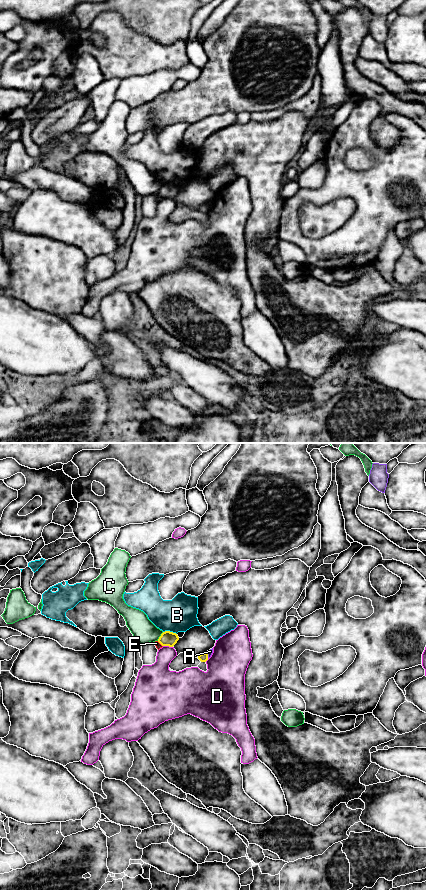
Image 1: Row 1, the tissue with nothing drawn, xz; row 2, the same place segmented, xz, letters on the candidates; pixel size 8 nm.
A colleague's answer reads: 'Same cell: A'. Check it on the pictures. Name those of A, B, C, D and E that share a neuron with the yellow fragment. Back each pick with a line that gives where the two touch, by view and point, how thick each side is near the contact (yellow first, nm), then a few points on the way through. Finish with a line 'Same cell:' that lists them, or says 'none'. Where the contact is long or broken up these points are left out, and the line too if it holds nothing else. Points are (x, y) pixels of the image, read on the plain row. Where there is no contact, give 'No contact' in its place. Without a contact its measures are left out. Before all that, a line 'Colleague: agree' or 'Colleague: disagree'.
Colleague: disagree
Same cell: none

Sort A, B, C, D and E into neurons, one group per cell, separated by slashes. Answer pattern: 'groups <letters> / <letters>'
groups A / B / C / D / E

